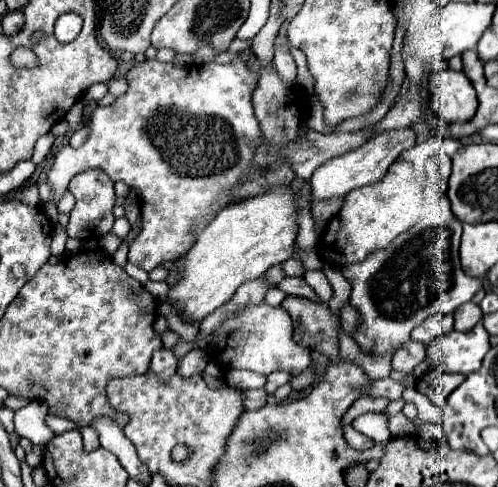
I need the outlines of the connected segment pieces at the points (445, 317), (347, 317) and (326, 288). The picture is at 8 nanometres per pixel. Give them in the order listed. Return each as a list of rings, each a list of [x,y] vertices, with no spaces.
[[[435,314],[435,316],[423,320],[423,324],[419,324],[411,332],[411,340],[431,344],[439,334],[445,334],[451,330],[453,330],[453,314]]]
[[[345,304],[345,308],[341,310],[341,326],[345,328],[345,332],[351,334],[351,330],[357,326],[357,322],[359,322],[357,312],[349,304]]]
[[[307,270],[307,272],[303,274],[303,278],[309,282],[309,286],[317,292],[317,296],[319,296],[323,302],[327,302],[327,300],[331,298],[333,288],[331,288],[331,284],[327,282],[323,270]]]

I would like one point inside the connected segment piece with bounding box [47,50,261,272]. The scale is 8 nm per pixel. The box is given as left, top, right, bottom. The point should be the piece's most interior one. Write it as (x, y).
(181, 135)

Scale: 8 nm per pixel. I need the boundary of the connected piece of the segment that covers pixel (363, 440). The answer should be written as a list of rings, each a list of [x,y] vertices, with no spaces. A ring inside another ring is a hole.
[[[351,424],[345,426],[343,434],[345,434],[345,442],[347,442],[351,448],[355,448],[355,450],[367,450],[367,448],[373,448],[373,444],[375,444],[371,438],[367,438],[367,436],[363,436],[361,432],[353,430]]]

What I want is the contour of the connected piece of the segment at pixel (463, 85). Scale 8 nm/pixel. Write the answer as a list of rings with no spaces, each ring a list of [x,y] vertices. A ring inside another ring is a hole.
[[[443,68],[431,78],[431,108],[443,122],[467,122],[475,116],[477,106],[475,88],[463,72]]]

